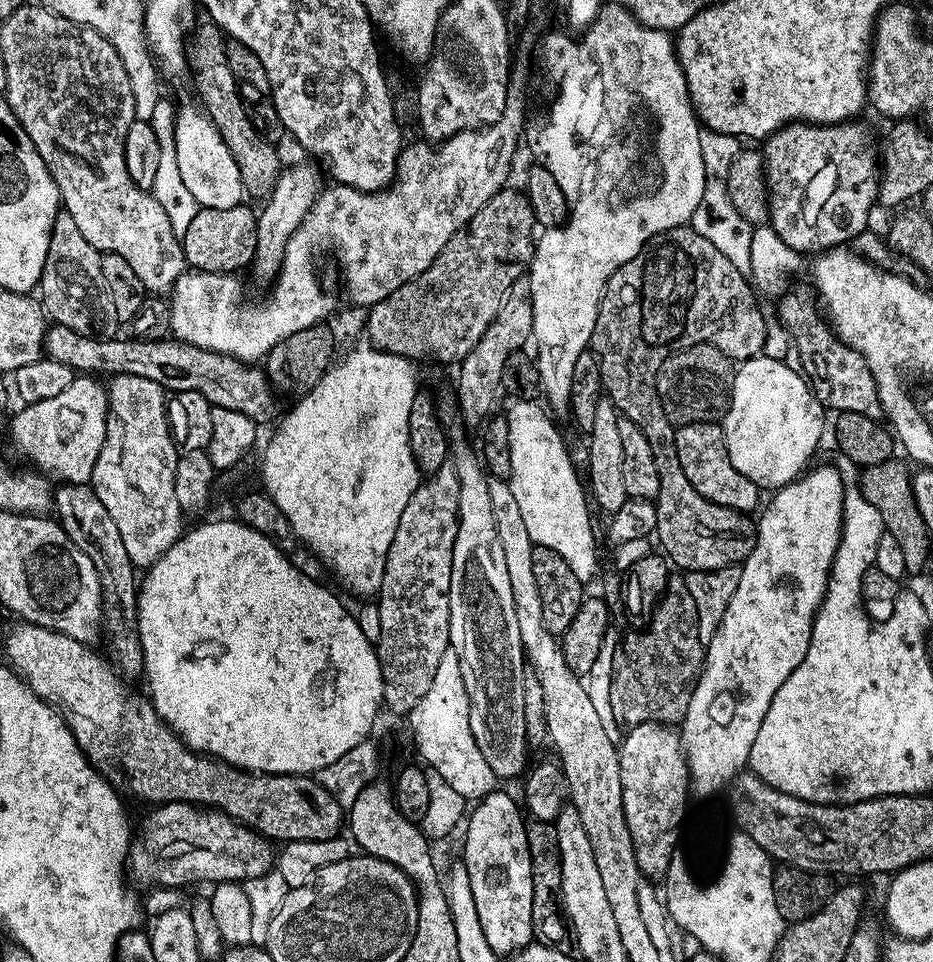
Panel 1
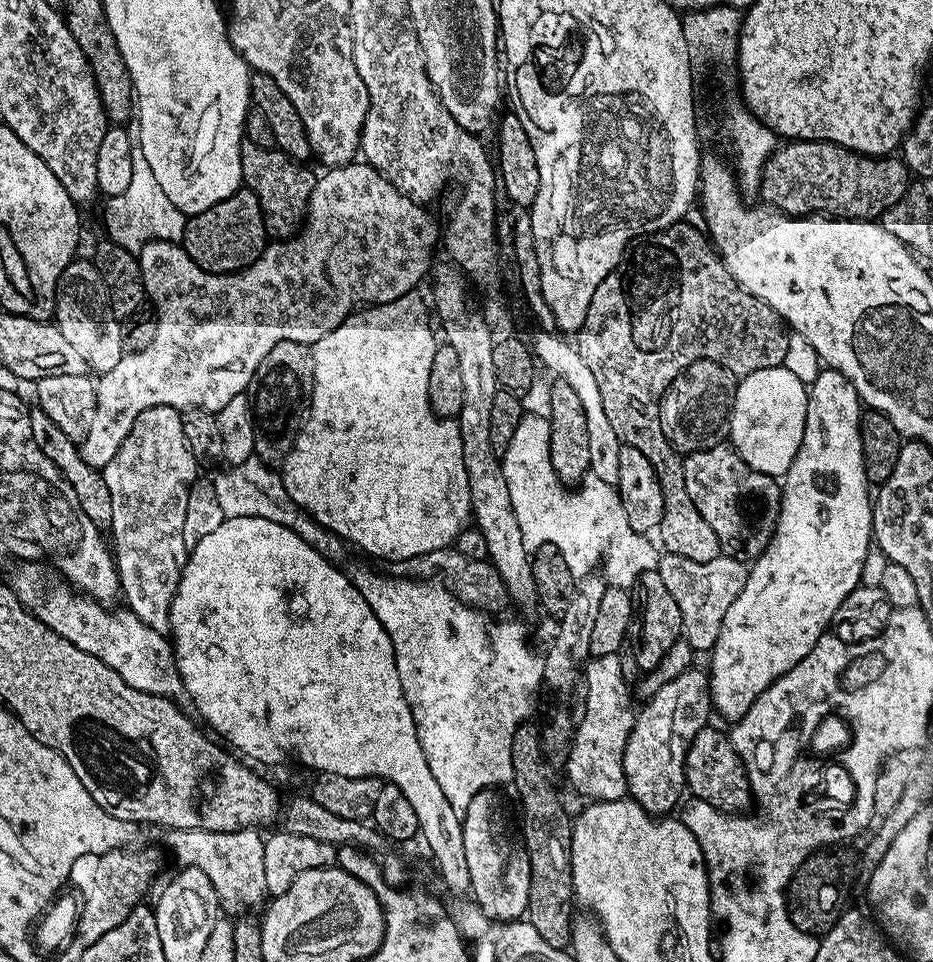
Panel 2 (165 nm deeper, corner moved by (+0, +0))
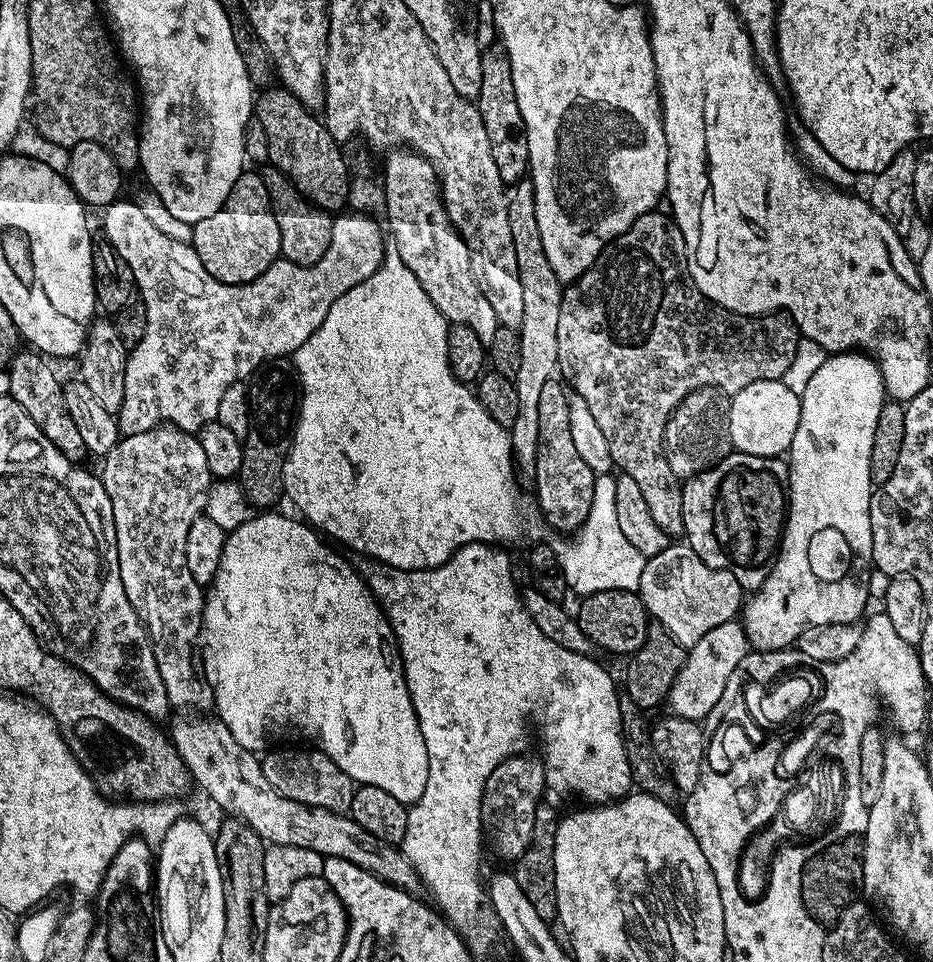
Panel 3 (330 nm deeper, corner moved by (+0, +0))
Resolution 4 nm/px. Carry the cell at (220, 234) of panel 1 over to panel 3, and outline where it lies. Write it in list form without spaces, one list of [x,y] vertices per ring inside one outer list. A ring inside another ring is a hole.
[[[259,171],[241,172],[226,202],[210,218],[192,224],[190,243],[198,258],[202,258],[202,266],[223,284],[249,284],[261,276],[280,256],[278,218],[274,218],[263,175]]]

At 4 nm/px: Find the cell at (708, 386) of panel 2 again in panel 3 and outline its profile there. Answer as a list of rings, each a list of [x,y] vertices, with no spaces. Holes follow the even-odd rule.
[[[699,388],[686,394],[664,427],[664,457],[670,462],[674,475],[678,478],[697,476],[733,451],[729,397],[718,388]]]

